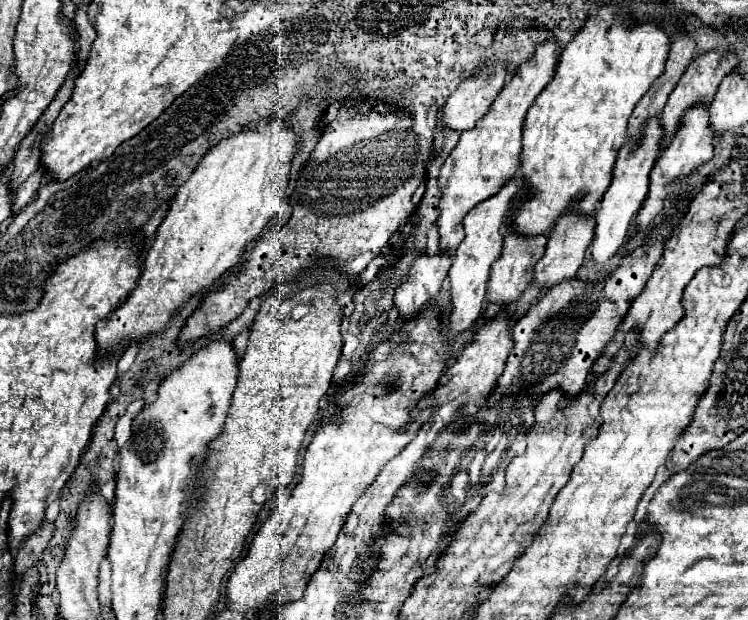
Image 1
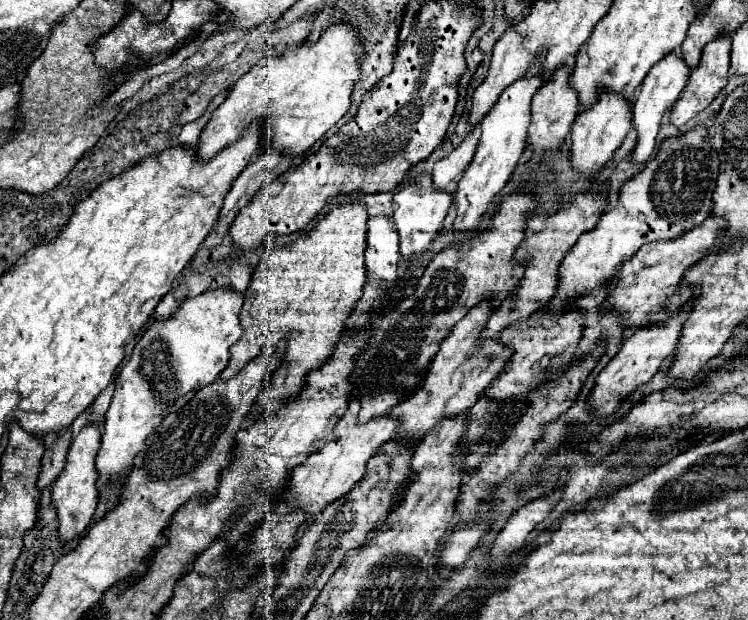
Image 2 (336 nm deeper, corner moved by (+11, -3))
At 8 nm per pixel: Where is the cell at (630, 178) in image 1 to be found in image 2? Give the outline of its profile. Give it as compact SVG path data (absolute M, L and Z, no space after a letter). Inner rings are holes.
M675 52L667 54L659 64L655 64L649 74L645 76L643 84L641 84L641 90L635 98L635 104L633 104L633 124L637 126L637 144L635 144L635 150L633 150L633 160L635 162L647 162L653 148L655 148L655 136L657 136L657 130L659 130L659 124L661 124L661 118L665 114L667 108L671 108L679 94L683 92L683 88L687 86L689 82L689 66L685 64L685 60L681 56L677 56Z

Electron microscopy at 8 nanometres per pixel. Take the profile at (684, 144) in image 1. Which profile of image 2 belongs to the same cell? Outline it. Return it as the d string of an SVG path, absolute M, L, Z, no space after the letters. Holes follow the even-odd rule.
M729 34L717 36L717 40L711 40L709 44L705 44L699 66L693 68L685 90L681 92L681 96L675 102L675 108L671 114L671 124L675 124L677 128L683 128L693 116L697 116L703 108L707 108L713 102L713 98L725 88L727 78L729 78L729 52L731 52L731 36Z

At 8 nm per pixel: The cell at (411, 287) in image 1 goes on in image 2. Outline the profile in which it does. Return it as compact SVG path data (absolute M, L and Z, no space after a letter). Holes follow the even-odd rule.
M419 174L413 184L401 188L393 196L393 220L399 232L399 252L409 258L413 254L423 254L437 232L443 228L443 218L447 216L453 196L447 190L439 190L429 174Z

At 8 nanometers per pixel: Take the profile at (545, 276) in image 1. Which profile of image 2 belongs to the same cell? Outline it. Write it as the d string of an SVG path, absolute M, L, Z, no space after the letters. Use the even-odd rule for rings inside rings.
M601 92L591 108L577 114L571 126L571 162L573 168L585 176L595 176L613 152L623 144L631 128L631 104L617 92Z

